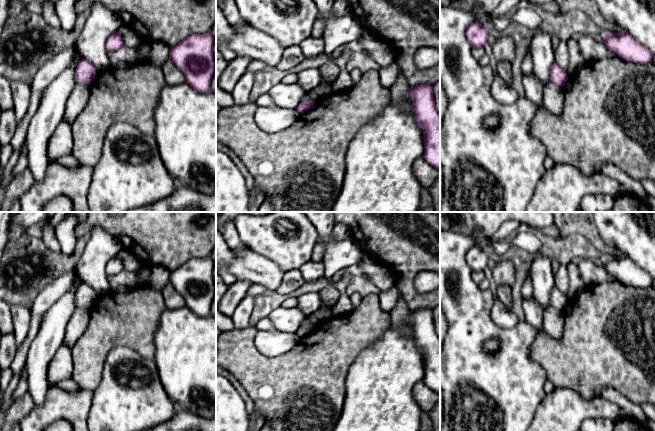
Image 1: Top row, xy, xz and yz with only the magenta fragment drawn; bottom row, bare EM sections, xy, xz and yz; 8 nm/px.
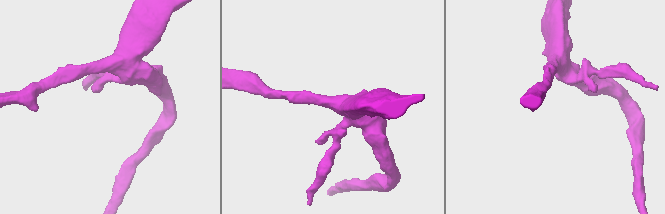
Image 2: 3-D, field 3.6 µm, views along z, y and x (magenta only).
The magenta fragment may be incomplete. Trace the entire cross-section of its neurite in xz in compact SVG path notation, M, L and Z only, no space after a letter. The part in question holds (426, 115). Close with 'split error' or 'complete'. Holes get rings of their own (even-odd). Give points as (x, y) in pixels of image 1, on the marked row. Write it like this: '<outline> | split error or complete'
M411 86L410 95L416 122L423 130L423 158L440 172L440 114L435 107L433 86Z | complete

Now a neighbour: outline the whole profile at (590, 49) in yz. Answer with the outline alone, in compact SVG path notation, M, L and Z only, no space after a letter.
M583 34L576 36L576 38L579 50L586 62L602 58L619 57L610 51L603 43L596 41L594 36Z

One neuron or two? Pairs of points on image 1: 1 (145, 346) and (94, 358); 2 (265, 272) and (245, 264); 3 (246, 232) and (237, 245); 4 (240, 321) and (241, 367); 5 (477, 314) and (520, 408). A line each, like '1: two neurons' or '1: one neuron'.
1: one neuron
2: one neuron
3: two neurons
4: two neurons
5: one neuron

